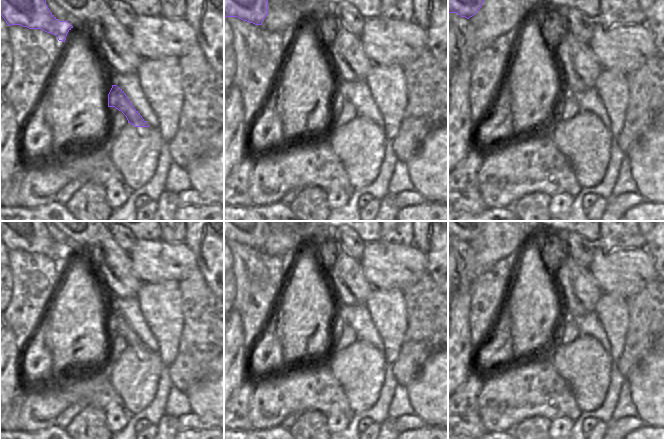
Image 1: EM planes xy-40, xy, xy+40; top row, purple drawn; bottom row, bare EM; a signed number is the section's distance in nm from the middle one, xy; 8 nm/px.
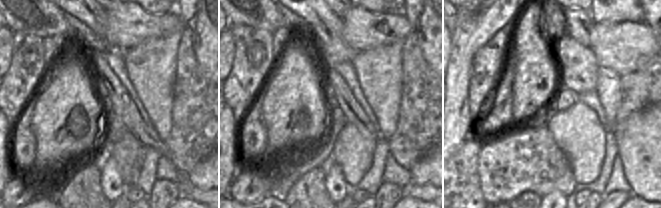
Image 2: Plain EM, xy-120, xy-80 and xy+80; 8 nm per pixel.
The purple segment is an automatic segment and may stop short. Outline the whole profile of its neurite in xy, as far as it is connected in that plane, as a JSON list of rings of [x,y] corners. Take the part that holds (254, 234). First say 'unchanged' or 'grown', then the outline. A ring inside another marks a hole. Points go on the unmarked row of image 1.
unchanged; [[[224,221],[224,241],[237,241],[255,249],[262,249],[268,238],[268,224],[268,221]]]

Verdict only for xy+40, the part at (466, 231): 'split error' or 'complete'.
complete

